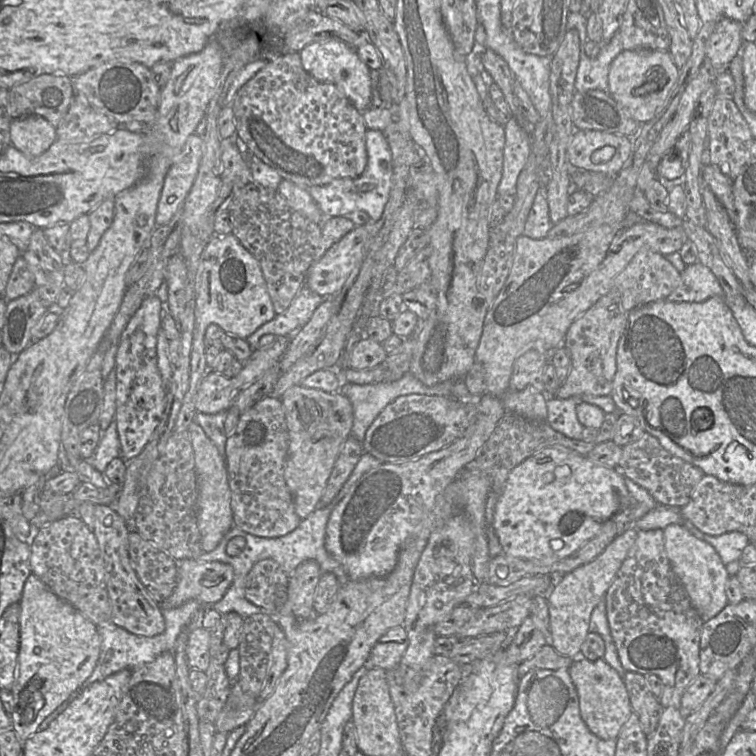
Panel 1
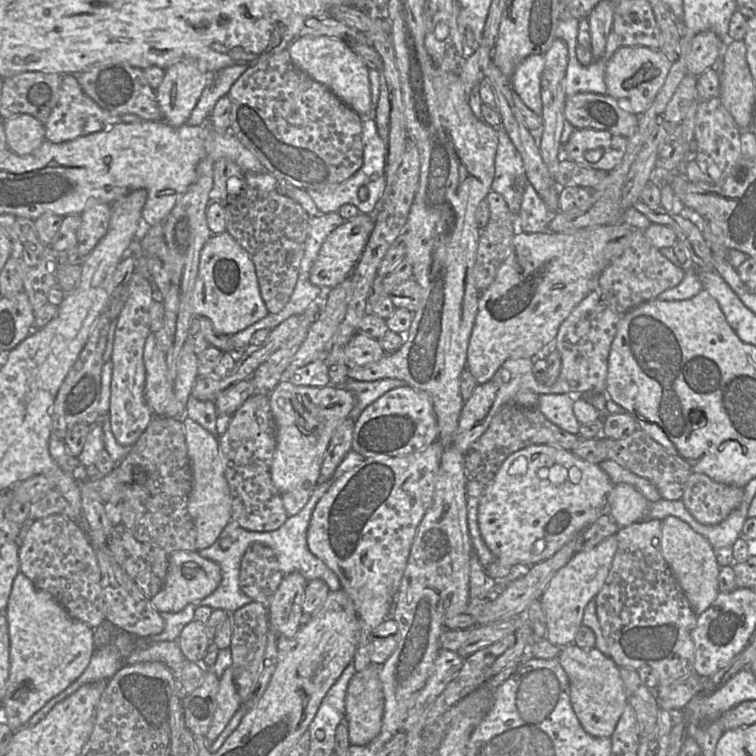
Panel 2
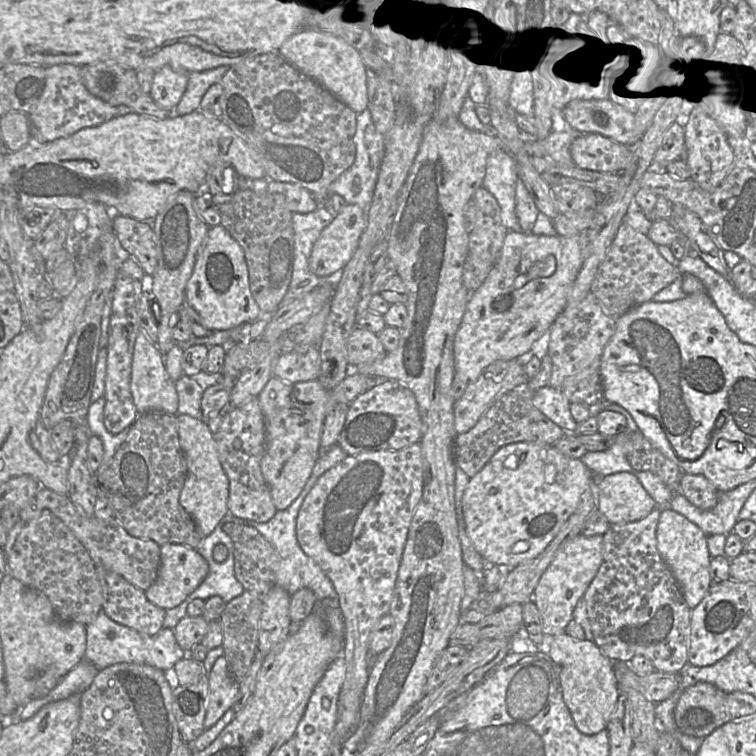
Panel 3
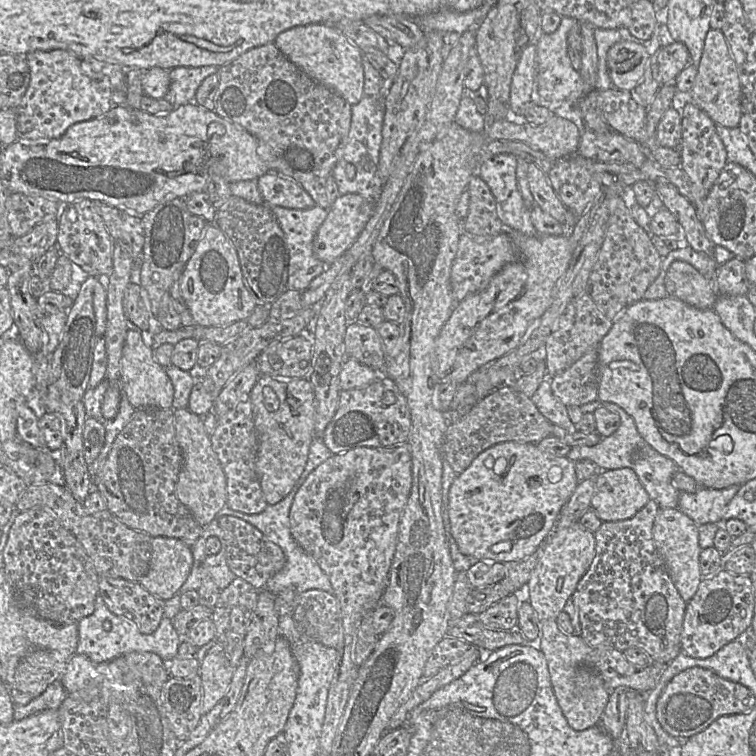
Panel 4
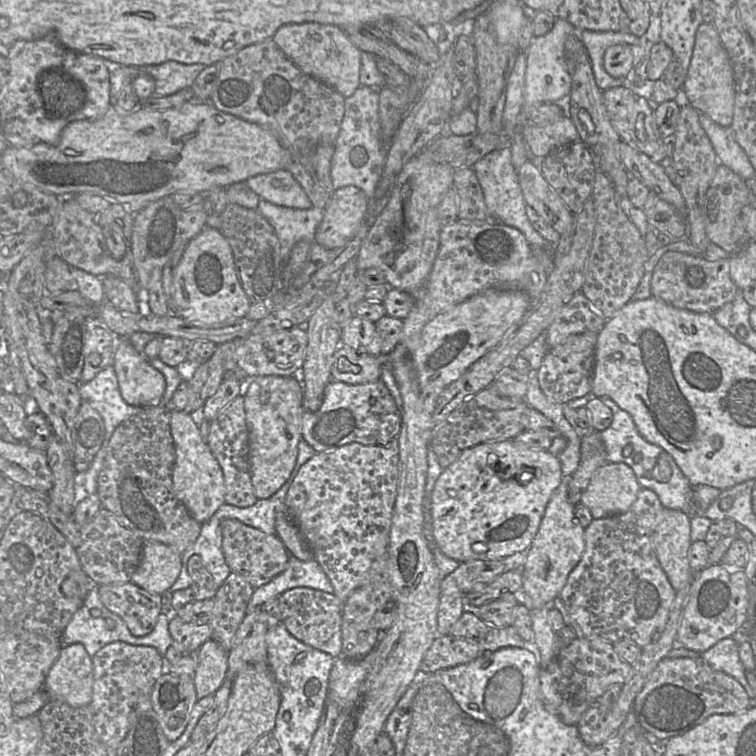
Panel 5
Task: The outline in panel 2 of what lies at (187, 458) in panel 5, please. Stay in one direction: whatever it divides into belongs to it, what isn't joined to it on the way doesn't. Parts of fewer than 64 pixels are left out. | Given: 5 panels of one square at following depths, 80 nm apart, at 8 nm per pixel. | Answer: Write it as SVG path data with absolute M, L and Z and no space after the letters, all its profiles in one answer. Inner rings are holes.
M184 417L182 424L193 475L193 487L189 495L187 508L196 525L197 550L200 551L213 545L232 519L231 491L225 477L225 467L219 449L218 437L189 417Z

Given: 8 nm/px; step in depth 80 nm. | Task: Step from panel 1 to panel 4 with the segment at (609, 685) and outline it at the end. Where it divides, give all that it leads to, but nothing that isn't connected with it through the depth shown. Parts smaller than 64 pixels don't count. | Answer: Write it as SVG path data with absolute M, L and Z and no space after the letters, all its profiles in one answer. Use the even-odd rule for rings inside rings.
M550 618L540 622L540 650L546 658L554 694L569 726L577 731L597 726L604 714L611 691L606 689L602 678L586 663L591 646L580 636L563 633L556 620Z

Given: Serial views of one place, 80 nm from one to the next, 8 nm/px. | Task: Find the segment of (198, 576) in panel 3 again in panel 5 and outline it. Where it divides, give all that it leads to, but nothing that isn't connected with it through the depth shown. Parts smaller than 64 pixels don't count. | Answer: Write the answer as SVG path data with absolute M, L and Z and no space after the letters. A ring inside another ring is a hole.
M144 540L141 561L131 581L150 593L163 595L170 591L181 569L181 552L156 541Z

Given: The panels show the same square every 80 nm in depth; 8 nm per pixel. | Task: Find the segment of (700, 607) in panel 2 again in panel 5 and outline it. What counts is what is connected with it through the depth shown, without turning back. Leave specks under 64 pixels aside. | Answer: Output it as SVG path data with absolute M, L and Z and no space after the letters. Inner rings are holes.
M665 508L663 519L651 535L653 549L675 591L691 585L695 575L688 558L692 543L690 521L686 513Z

